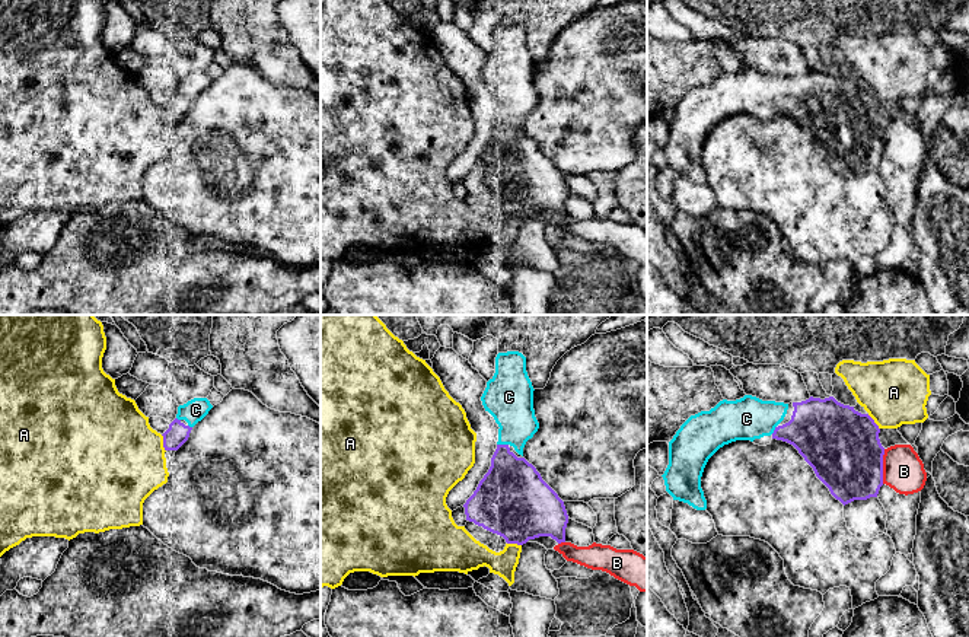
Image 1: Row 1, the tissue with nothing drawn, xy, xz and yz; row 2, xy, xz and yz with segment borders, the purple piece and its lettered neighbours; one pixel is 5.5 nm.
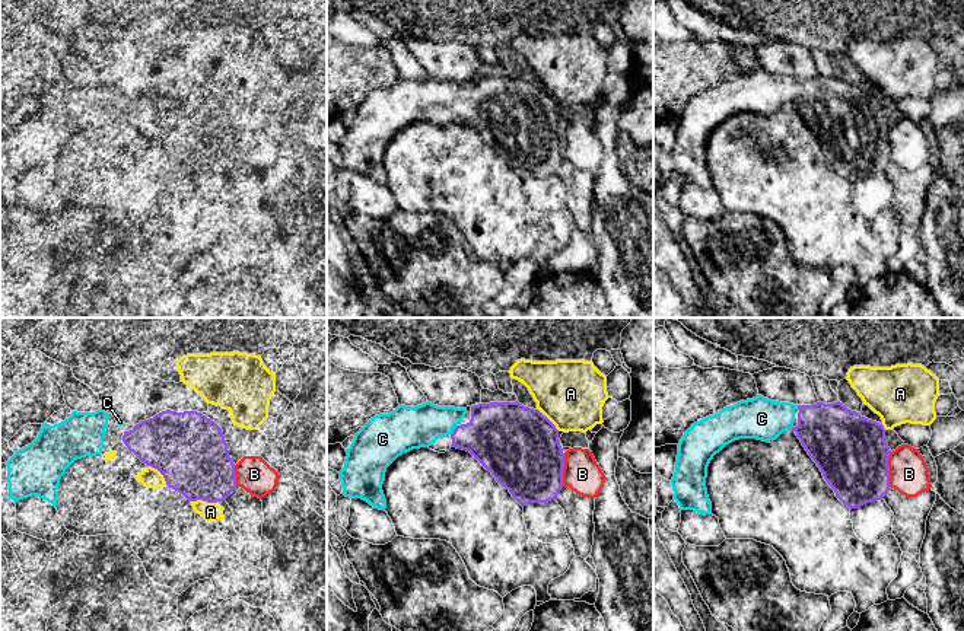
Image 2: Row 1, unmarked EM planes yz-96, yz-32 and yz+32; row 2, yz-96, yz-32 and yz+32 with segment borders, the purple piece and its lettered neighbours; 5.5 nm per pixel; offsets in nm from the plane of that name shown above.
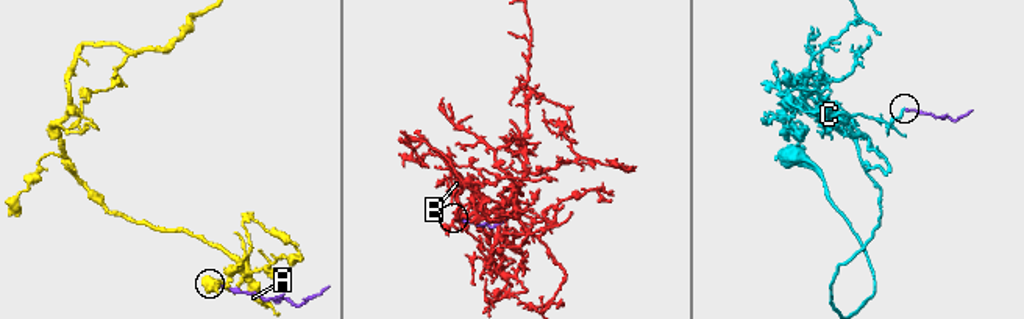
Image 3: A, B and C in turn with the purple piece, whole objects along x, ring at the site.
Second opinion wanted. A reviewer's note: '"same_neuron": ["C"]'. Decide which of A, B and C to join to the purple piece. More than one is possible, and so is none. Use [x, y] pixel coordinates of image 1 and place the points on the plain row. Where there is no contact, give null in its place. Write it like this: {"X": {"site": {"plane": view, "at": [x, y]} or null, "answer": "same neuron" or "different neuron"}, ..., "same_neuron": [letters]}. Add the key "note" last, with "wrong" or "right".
{"A": {"site": {"plane": "xy", "at": [163, 117]}, "answer": "different neuron"}, "B": {"site": {"plane": "yz", "at": [882, 140]}, "answer": "different neuron"}, "C": {"site": {"plane": "xz", "at": [503, 118]}, "answer": "same neuron"}, "same_neuron": ["C"], "note": "right"}

